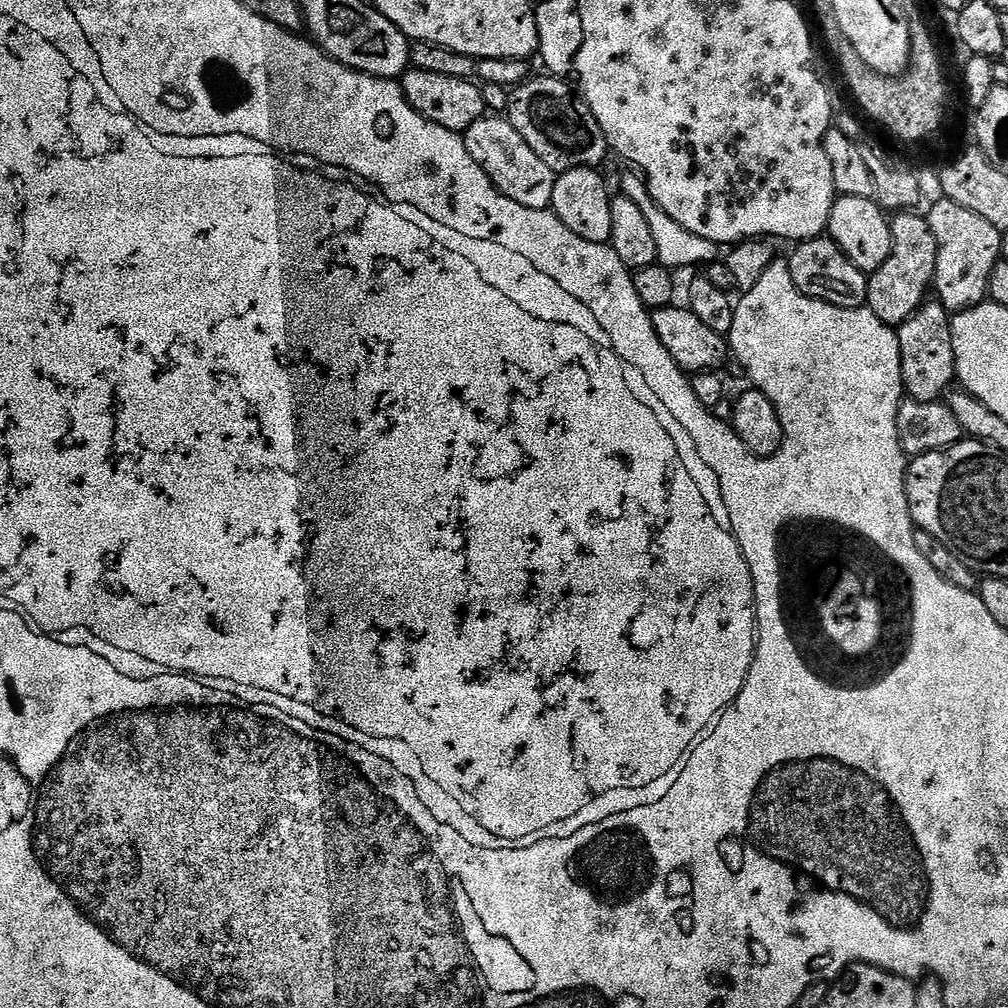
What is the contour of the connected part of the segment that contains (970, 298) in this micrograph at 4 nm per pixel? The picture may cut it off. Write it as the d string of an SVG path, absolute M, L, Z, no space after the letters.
M938 199L936 205L926 212L926 219L938 246L934 296L950 314L976 308L989 299L988 287L994 266L1002 259L1000 241L1002 233L986 218L980 217L965 206Z

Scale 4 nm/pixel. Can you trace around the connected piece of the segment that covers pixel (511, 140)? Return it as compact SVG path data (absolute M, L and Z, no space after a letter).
M496 114L485 115L483 120L474 122L474 126L468 128L463 137L466 150L470 150L470 158L474 158L474 162L486 170L503 196L530 210L551 209L557 173L546 166L546 162L542 162L542 158L538 158L530 146L526 146L526 138L514 130L507 118Z

